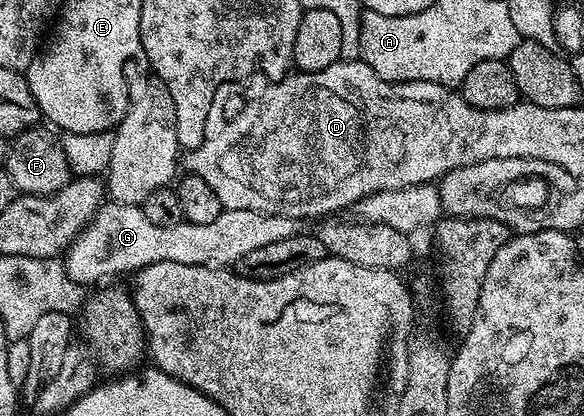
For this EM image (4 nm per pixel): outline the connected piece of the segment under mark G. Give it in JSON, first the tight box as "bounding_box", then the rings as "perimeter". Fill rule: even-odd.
{"bounding_box":[64,202,299,285],"perimeter":[[[107,202],[99,207],[92,222],[84,228],[74,242],[64,252],[64,266],[72,281],[89,285],[110,281],[113,275],[136,273],[141,267],[156,265],[160,261],[180,261],[180,265],[237,265],[241,259],[248,257],[263,245],[272,245],[276,241],[284,241],[288,237],[299,234],[299,220],[289,219],[287,215],[269,215],[252,209],[222,210],[220,217],[212,221],[212,225],[192,225],[185,221],[176,225],[152,225],[148,217],[144,217],[141,206],[128,203]]]}

